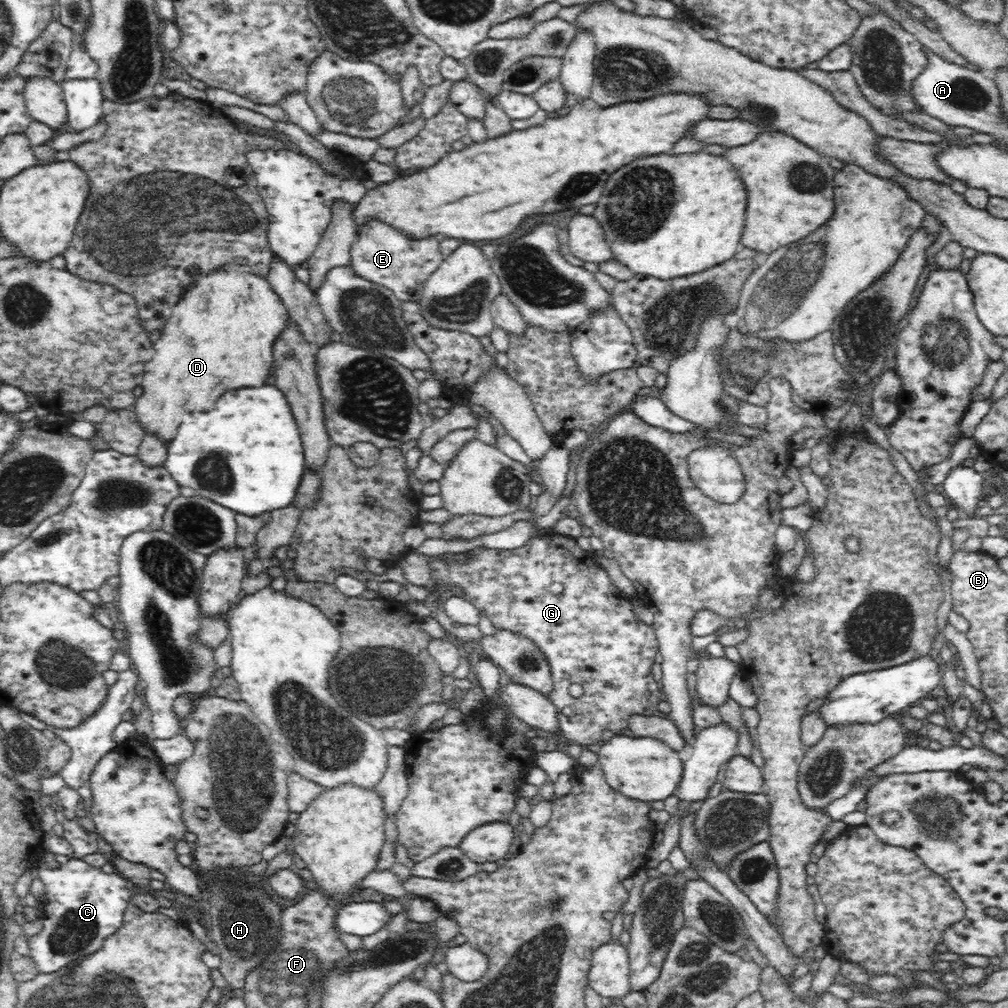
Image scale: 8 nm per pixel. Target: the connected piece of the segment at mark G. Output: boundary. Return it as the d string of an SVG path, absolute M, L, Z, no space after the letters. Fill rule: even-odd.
M552 532L550 536L546 537L534 537L525 546L516 548L514 550L488 550L488 548L482 548L482 550L476 550L474 552L474 558L470 562L464 562L464 564L446 564L446 562L432 562L430 568L432 568L432 578L440 584L444 584L448 590L450 588L462 588L466 601L476 606L476 609L486 610L488 618L497 629L504 629L512 631L514 634L522 635L523 638L530 639L538 645L538 650L542 651L544 657L550 665L552 673L553 689L548 695L549 699L554 703L556 709L558 709L558 724L560 733L563 734L568 740L572 741L578 746L582 745L594 745L605 742L609 735L620 735L621 730L626 730L628 724L628 718L634 716L634 714L640 714L642 716L654 716L660 714L658 710L658 703L660 700L660 693L662 688L658 686L658 682L652 677L652 665L654 662L654 656L658 654L659 644L653 625L644 624L637 619L634 615L634 607L629 602L629 598L624 596L612 582L608 573L600 567L595 560L590 560L588 551L584 551L579 548L576 540L558 535L556 532ZM570 684L580 684L584 688L582 696L570 695Z

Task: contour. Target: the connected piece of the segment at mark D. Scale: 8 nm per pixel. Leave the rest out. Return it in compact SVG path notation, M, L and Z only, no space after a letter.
M222 265L218 269L210 270L208 273L200 273L194 277L193 284L183 293L182 298L174 307L173 313L166 321L164 328L161 330L161 336L153 344L154 354L152 360L145 364L145 372L142 379L143 392L138 400L135 400L133 410L140 426L145 432L151 432L158 438L168 441L172 440L178 432L178 424L182 424L182 414L186 412L206 412L206 408L214 406L214 402L234 390L234 388L254 388L258 384L264 384L266 378L270 376L273 368L273 344L278 340L278 335L288 327L291 316L288 314L282 299L272 290L266 277L258 276L256 272L244 265Z

